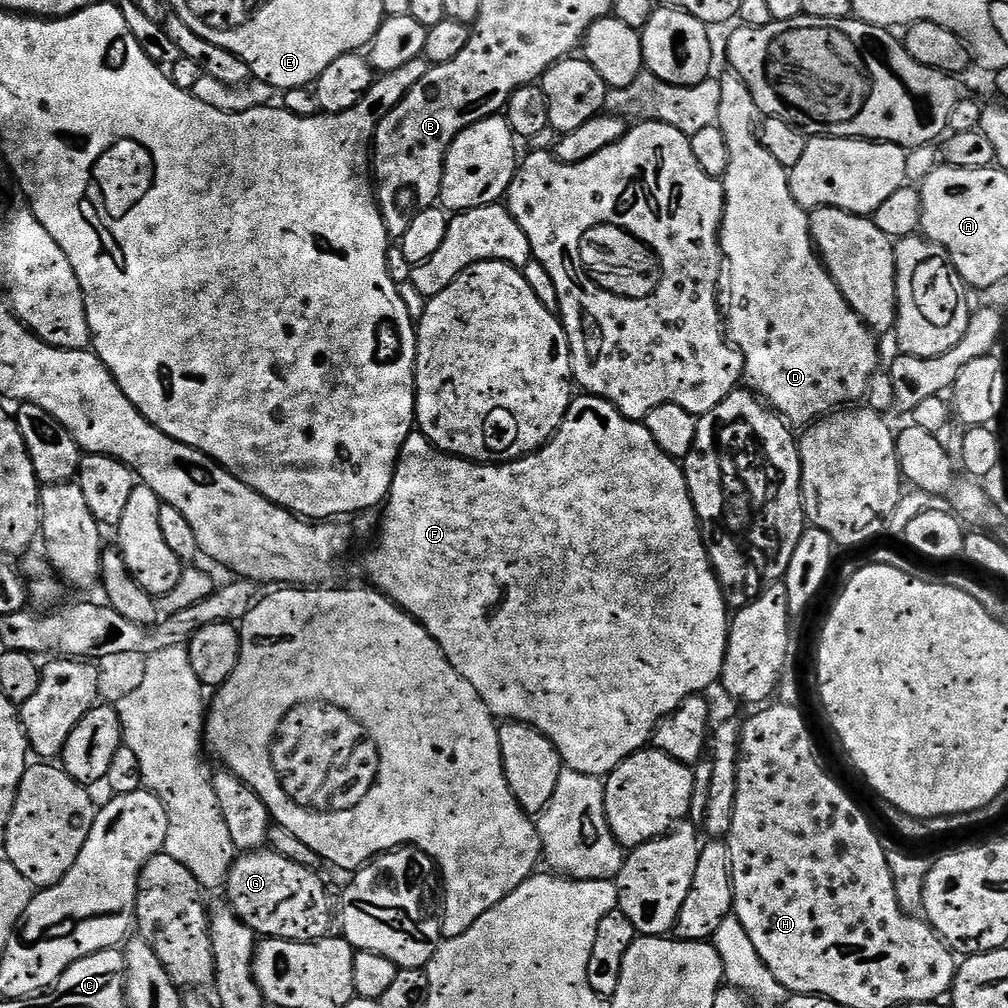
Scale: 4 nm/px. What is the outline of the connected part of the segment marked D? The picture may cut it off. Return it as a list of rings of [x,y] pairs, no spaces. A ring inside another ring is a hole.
[[[725,70],[724,73],[719,73],[718,79],[722,90],[722,103],[718,105],[716,124],[722,130],[722,134],[726,134],[726,144],[730,149],[730,166],[722,178],[724,185],[724,221],[720,224],[720,250],[722,253],[720,310],[726,335],[736,351],[744,355],[744,380],[747,387],[755,392],[761,400],[765,401],[773,412],[780,413],[788,421],[789,425],[797,426],[796,424],[802,424],[801,426],[808,426],[837,409],[855,405],[867,397],[872,377],[876,375],[881,367],[880,348],[876,345],[878,336],[865,324],[863,318],[852,309],[850,302],[846,302],[842,290],[838,290],[834,278],[828,273],[827,266],[820,258],[820,253],[816,251],[816,245],[812,243],[812,231],[808,221],[809,213],[796,201],[790,190],[789,169],[784,168],[782,162],[776,161],[770,155],[770,150],[766,150],[766,146],[762,146],[760,141],[762,113],[754,102],[754,94],[750,94],[746,82],[742,80],[737,72]]]

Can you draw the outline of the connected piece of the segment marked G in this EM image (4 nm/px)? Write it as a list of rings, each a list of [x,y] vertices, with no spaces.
[[[271,850],[246,852],[228,871],[227,903],[236,913],[236,917],[246,922],[246,926],[250,926],[250,930],[256,933],[257,937],[273,940],[322,940],[333,931],[334,904],[332,908],[331,902],[328,901],[328,892],[320,881],[320,874],[319,871],[302,866],[298,862],[290,862],[290,858]]]

